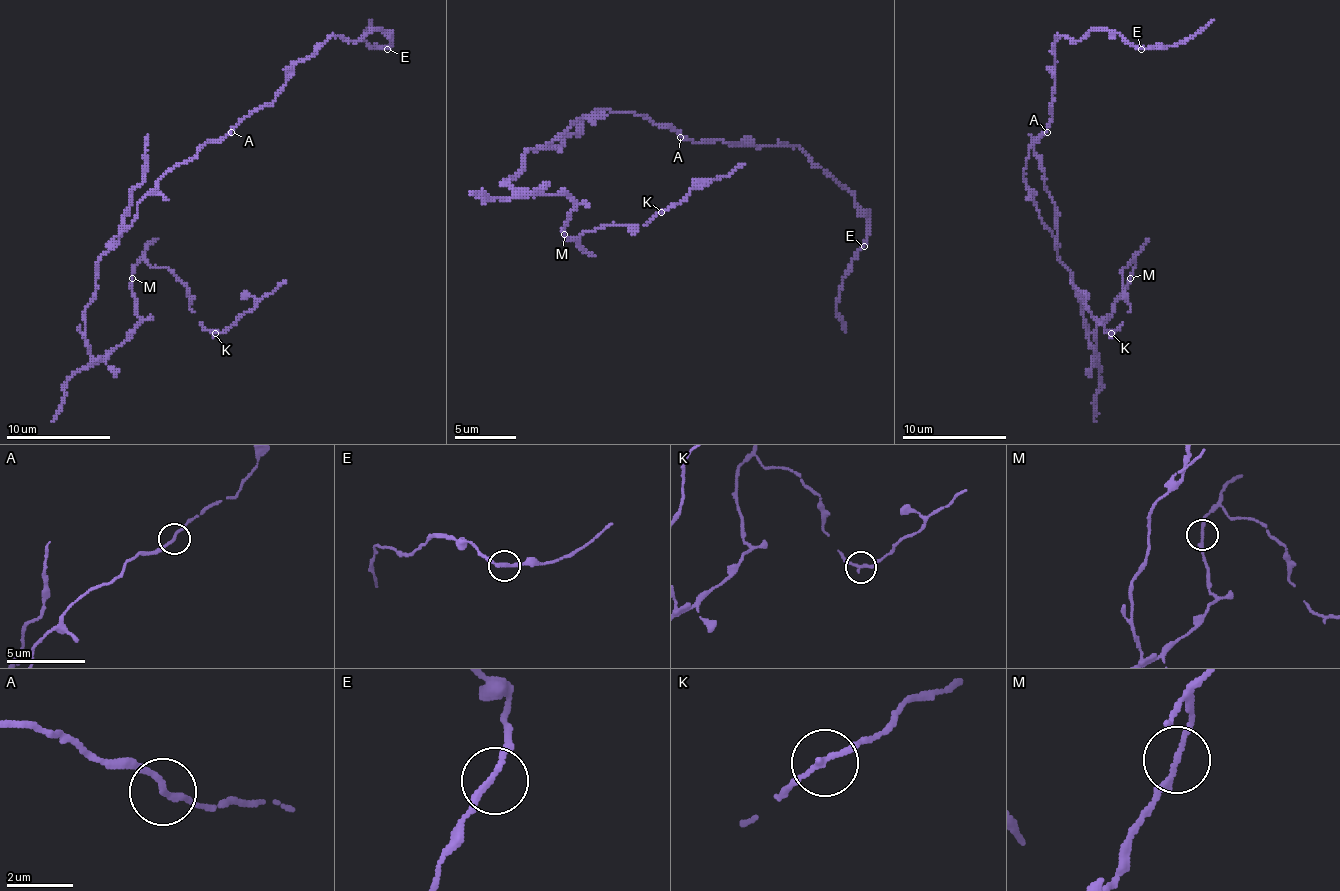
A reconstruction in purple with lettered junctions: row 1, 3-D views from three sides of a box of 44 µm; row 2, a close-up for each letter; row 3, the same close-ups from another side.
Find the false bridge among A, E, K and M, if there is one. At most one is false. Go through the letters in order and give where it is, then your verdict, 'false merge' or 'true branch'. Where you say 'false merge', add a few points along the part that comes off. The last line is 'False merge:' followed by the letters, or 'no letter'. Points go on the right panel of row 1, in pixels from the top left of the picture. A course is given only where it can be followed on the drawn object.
A: (1047, 132) | true branch
E: (1141, 49) | true branch
K: (1111, 333) | true branch
M: (1130, 278) | true branch
False merge: no letter

